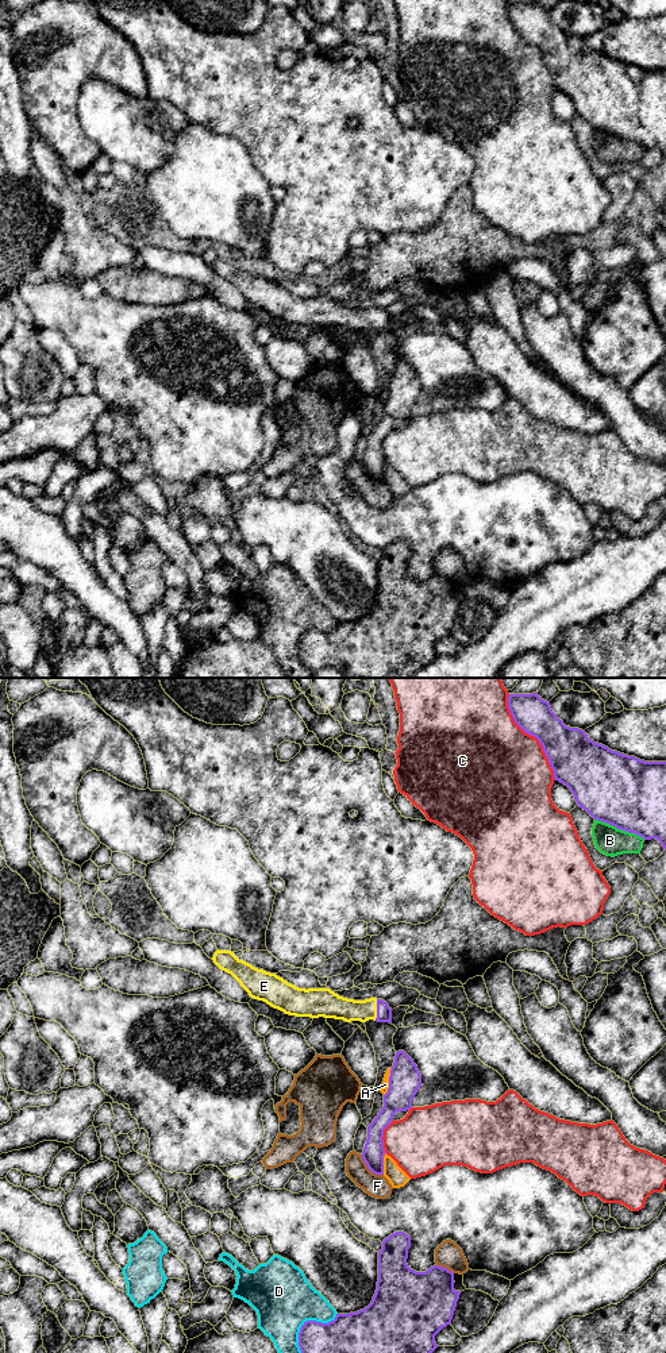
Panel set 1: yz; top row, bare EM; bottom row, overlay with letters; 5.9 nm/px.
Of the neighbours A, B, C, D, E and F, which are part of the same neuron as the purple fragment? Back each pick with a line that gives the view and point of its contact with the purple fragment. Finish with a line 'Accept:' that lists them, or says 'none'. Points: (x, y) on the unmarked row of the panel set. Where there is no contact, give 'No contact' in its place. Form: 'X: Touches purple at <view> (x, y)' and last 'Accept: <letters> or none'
E: Touches purple at yz (377, 319)
Accept: E

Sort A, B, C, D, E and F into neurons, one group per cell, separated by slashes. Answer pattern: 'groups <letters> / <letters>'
groups A / B F / C / D / E

